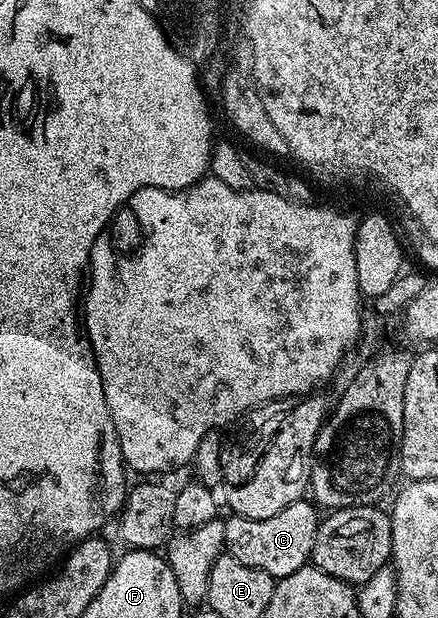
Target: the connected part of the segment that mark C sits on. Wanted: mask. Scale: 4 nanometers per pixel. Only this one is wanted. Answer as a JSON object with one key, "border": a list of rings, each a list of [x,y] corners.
{"border":[[[302,499],[279,511],[279,515],[271,515],[271,519],[230,516],[225,521],[225,548],[247,567],[259,567],[259,571],[267,571],[275,579],[286,577],[310,564],[319,524],[317,513],[318,506],[312,500]]]}

